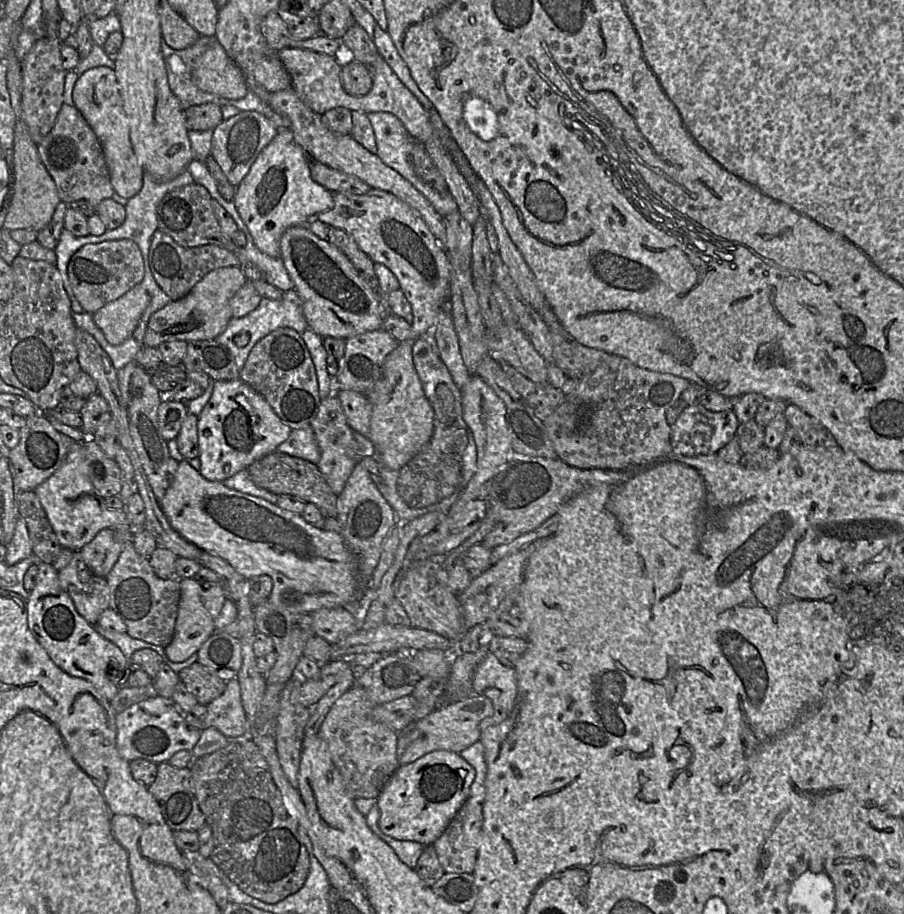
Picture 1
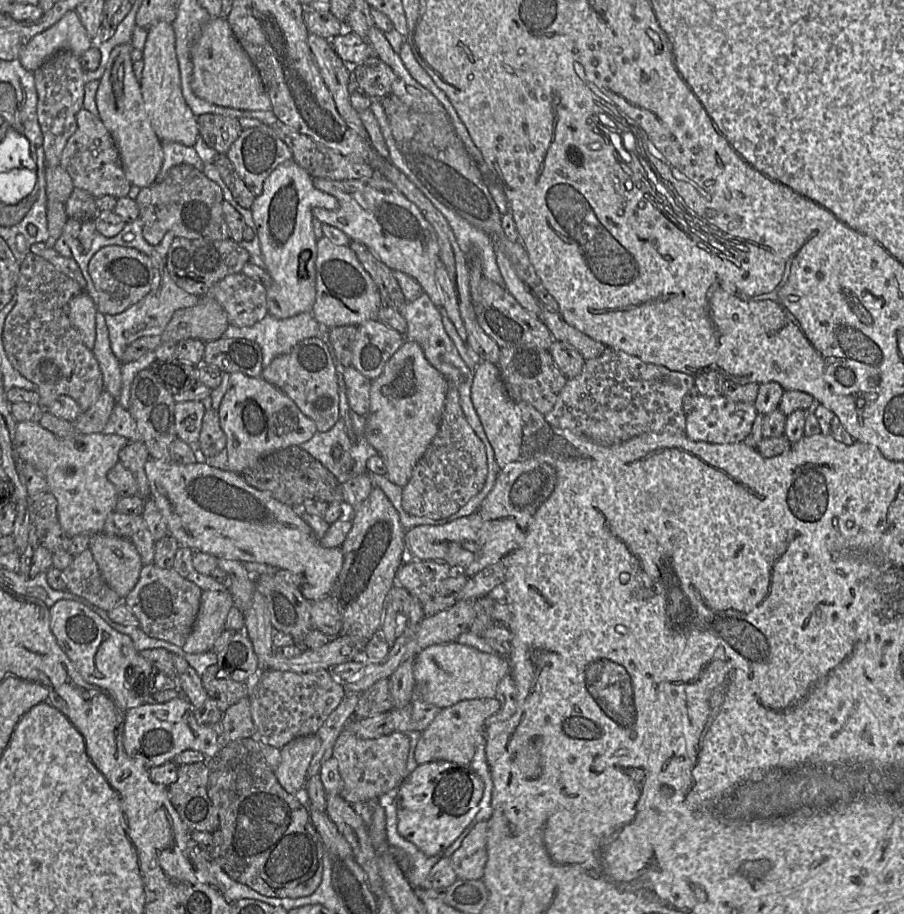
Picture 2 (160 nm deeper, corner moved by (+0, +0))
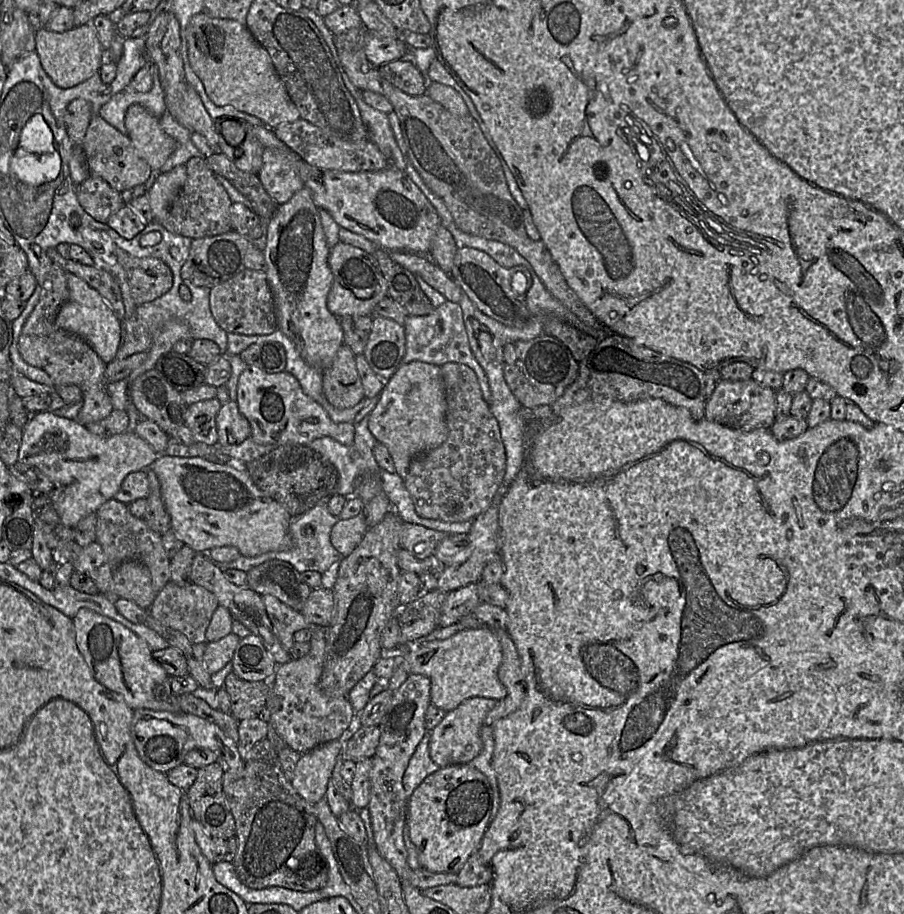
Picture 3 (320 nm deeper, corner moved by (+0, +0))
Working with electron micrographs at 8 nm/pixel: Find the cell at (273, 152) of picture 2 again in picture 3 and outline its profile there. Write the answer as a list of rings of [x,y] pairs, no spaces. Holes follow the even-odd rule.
[[[266,147],[262,167],[257,176],[267,193],[279,204],[288,202],[305,187],[299,176],[297,162],[300,156],[293,150]]]

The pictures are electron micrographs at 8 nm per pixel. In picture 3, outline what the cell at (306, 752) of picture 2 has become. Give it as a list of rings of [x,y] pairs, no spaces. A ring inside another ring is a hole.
[[[333,740],[302,753],[291,783],[307,802],[315,804],[325,797],[343,741]]]

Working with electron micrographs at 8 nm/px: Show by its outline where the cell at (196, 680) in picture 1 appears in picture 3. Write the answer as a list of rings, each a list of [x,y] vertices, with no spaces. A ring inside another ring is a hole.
[[[234,673],[227,675],[223,688],[230,697],[230,714],[238,721],[261,717],[266,709],[271,679],[249,682]]]

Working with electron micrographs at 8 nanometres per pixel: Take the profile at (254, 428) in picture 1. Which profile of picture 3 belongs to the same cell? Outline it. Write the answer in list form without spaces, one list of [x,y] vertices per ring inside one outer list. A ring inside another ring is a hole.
[[[247,366],[239,377],[235,401],[250,424],[250,438],[258,444],[308,445],[322,437],[330,437],[344,445],[353,443],[354,424],[333,422],[322,406],[304,393],[299,381],[285,371],[271,374]]]

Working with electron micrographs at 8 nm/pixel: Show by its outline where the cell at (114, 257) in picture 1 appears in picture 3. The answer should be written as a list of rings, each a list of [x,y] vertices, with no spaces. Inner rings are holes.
[[[116,249],[117,264],[125,273],[125,281],[130,288],[131,296],[136,304],[151,302],[167,293],[173,286],[173,274],[171,269],[161,260],[152,257],[137,258],[129,255],[123,249]]]

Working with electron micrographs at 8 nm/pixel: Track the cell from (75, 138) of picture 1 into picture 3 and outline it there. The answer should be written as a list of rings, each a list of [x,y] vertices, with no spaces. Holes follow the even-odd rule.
[[[93,114],[82,141],[87,167],[91,176],[104,179],[121,192],[139,184],[144,184],[153,174],[151,167],[137,154],[130,138],[114,128],[98,114]]]

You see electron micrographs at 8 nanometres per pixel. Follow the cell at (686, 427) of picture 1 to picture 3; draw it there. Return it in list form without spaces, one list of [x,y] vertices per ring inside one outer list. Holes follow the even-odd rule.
[[[754,379],[744,381],[720,380],[706,402],[704,418],[725,427],[752,431],[759,428],[770,429],[776,416],[776,392]]]

